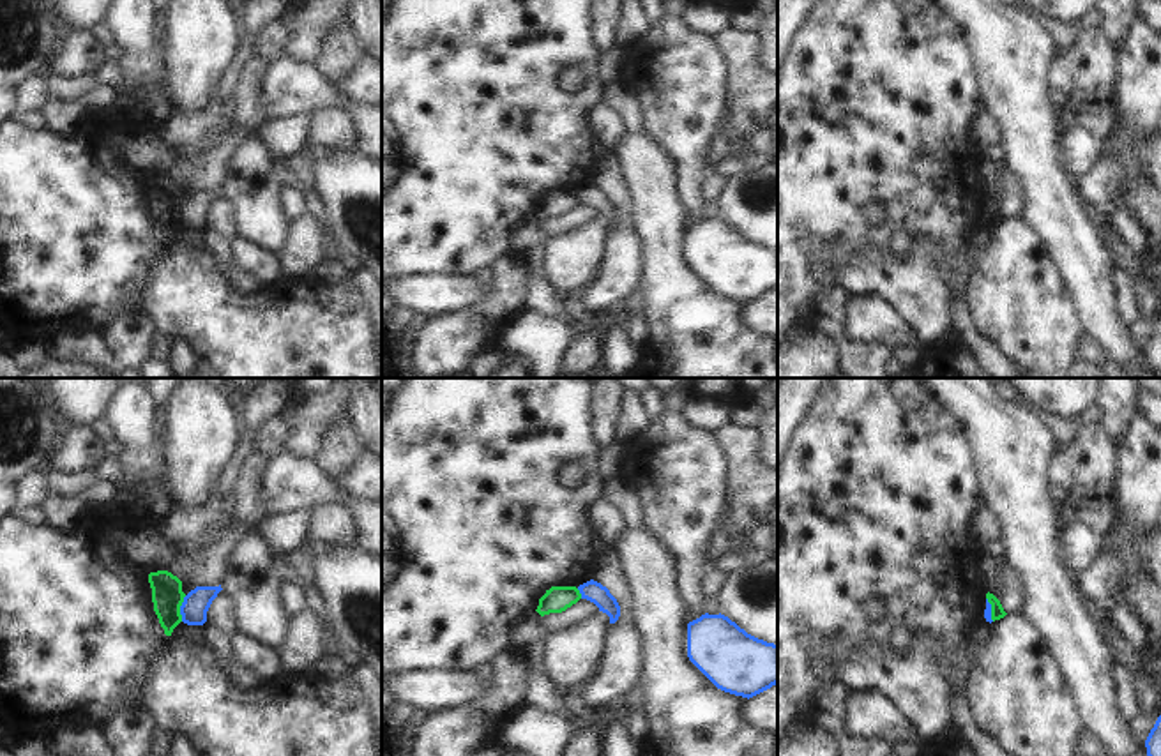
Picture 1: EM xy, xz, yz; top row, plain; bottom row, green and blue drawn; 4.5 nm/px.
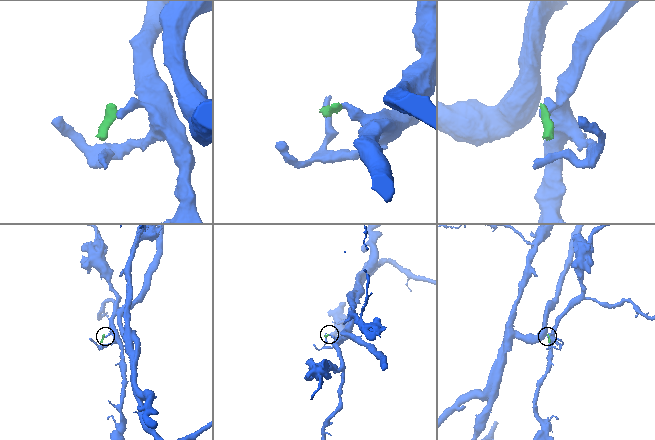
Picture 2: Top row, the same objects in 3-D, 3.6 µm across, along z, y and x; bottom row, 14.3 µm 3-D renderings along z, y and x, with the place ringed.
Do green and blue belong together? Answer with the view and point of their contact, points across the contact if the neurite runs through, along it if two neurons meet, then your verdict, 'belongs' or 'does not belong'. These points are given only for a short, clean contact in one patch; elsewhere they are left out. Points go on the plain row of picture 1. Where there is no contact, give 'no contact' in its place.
meets green in xy at (179, 212); border along xy (186, 200), (181, 211), (181, 225); does not belong

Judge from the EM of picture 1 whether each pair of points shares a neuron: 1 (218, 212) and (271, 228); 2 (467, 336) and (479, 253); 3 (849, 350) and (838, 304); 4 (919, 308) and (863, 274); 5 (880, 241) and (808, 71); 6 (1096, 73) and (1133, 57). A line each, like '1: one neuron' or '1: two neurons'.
1: two neurons
2: two neurons
3: one neuron
4: one neuron
5: one neuron
6: two neurons

